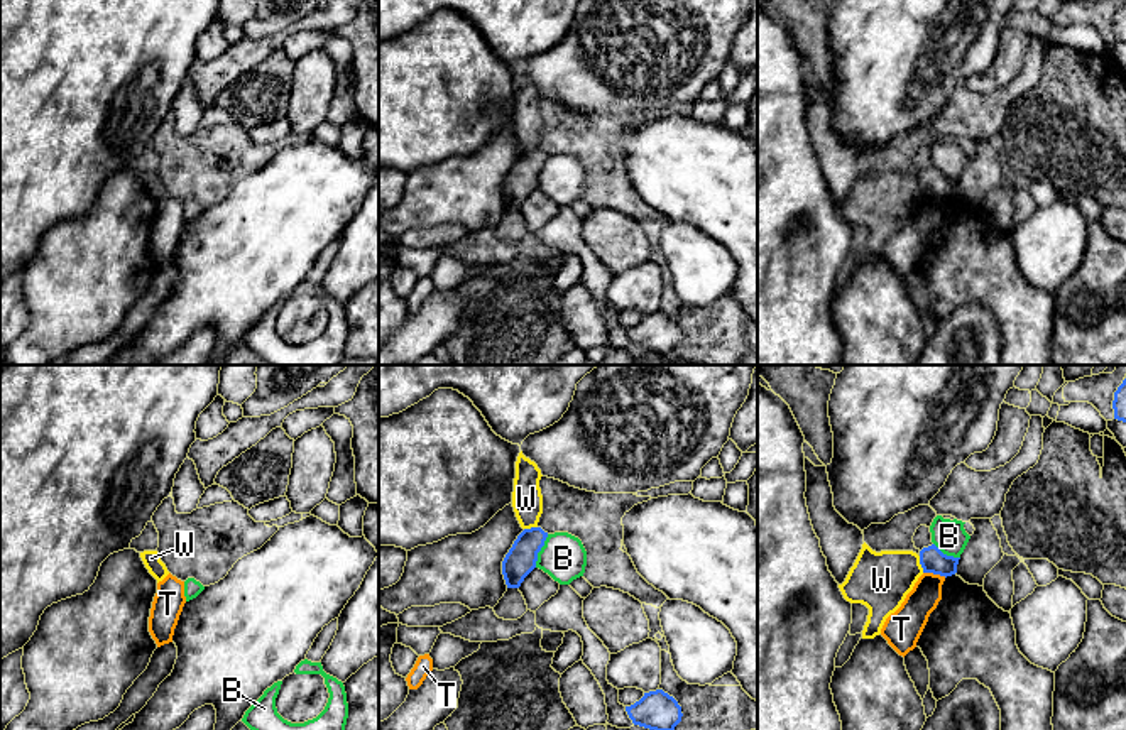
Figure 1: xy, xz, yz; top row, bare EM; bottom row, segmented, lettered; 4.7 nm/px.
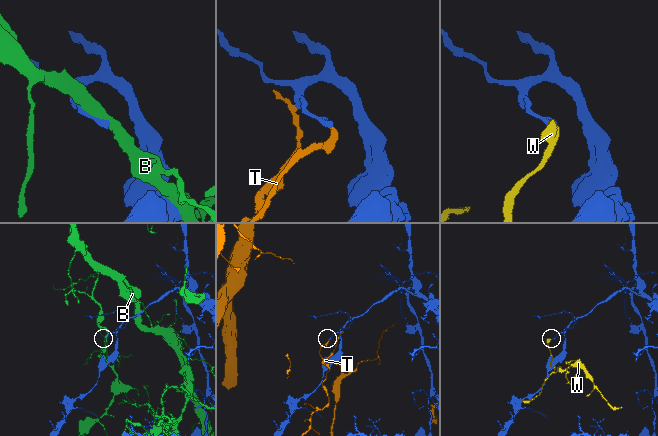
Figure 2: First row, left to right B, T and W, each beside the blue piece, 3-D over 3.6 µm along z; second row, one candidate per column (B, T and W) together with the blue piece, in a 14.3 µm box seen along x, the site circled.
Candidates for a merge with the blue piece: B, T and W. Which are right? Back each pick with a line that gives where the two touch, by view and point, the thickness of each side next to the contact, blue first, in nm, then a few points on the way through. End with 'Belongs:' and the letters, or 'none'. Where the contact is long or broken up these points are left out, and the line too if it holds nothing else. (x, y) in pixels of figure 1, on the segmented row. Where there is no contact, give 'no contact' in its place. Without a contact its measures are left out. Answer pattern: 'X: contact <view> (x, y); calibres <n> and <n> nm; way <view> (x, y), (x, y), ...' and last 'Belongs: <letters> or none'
Belongs: none

